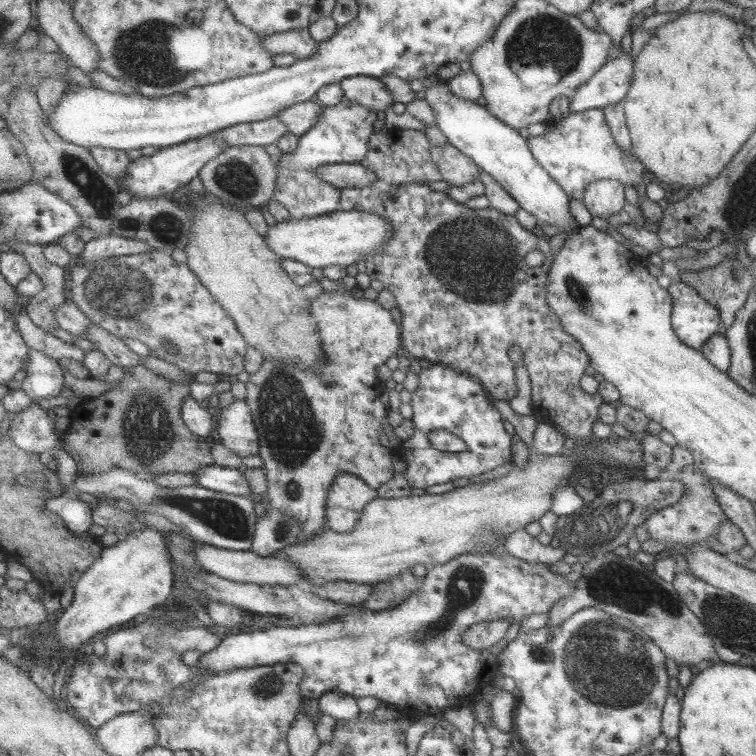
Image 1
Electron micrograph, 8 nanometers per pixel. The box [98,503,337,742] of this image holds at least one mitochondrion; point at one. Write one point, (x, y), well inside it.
(266, 687)

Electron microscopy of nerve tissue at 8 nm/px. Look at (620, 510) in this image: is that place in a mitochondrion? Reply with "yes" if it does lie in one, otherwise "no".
yes

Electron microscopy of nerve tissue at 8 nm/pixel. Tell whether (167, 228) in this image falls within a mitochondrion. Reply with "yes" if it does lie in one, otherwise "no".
yes

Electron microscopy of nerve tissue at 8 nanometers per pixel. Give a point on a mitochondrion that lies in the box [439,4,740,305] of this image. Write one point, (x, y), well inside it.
(542, 43)

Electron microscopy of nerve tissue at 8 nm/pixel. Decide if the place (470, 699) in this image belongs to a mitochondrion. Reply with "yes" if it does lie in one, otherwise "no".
no

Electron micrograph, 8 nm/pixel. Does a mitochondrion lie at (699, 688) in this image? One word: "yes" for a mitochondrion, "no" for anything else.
no

